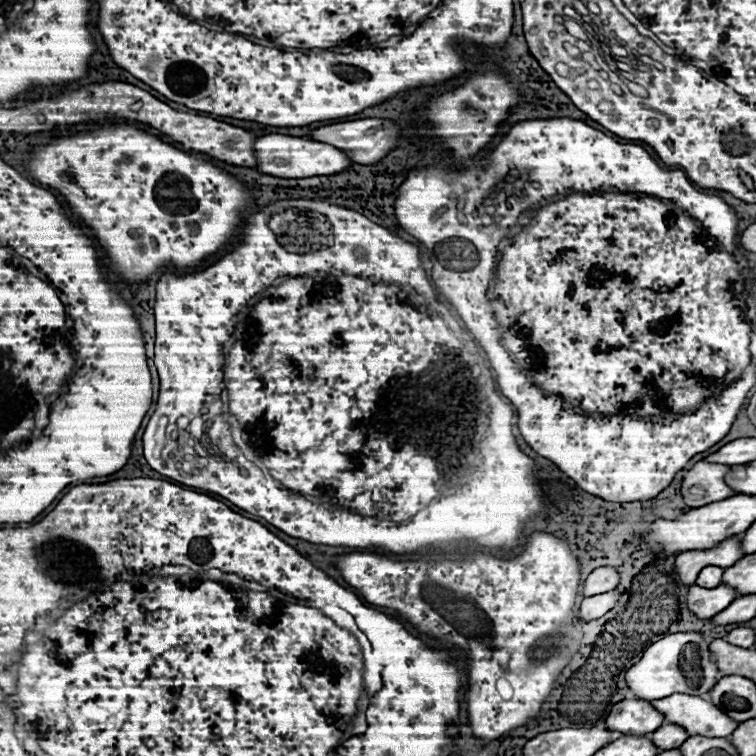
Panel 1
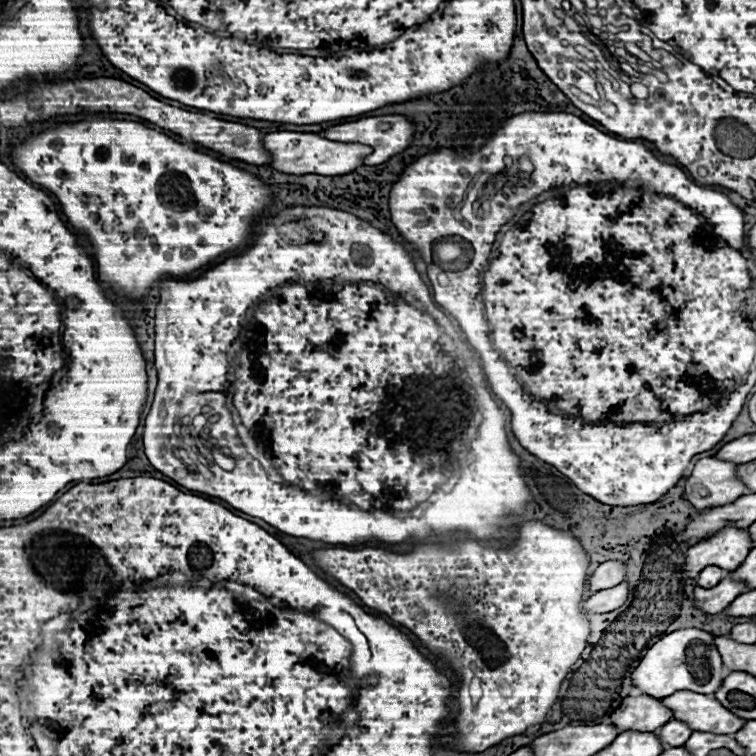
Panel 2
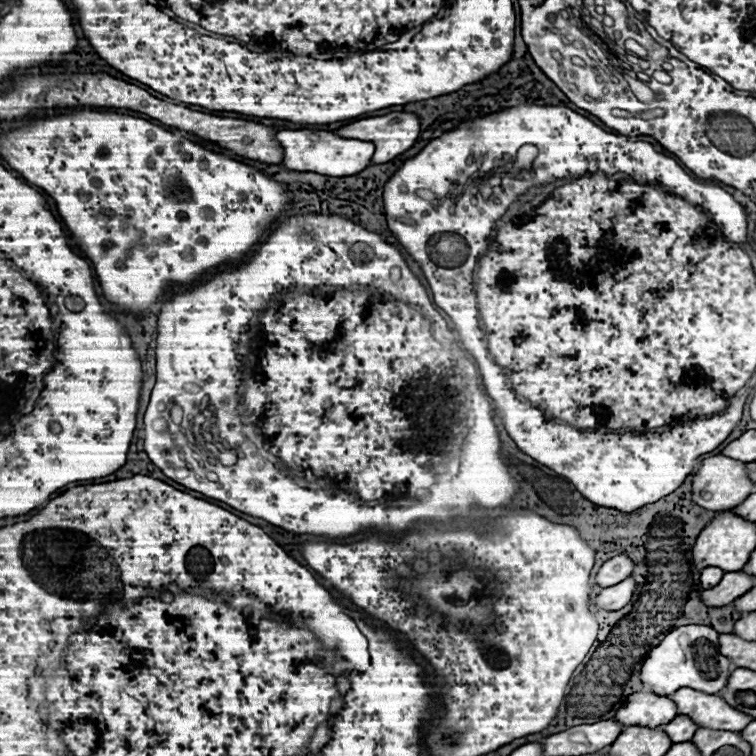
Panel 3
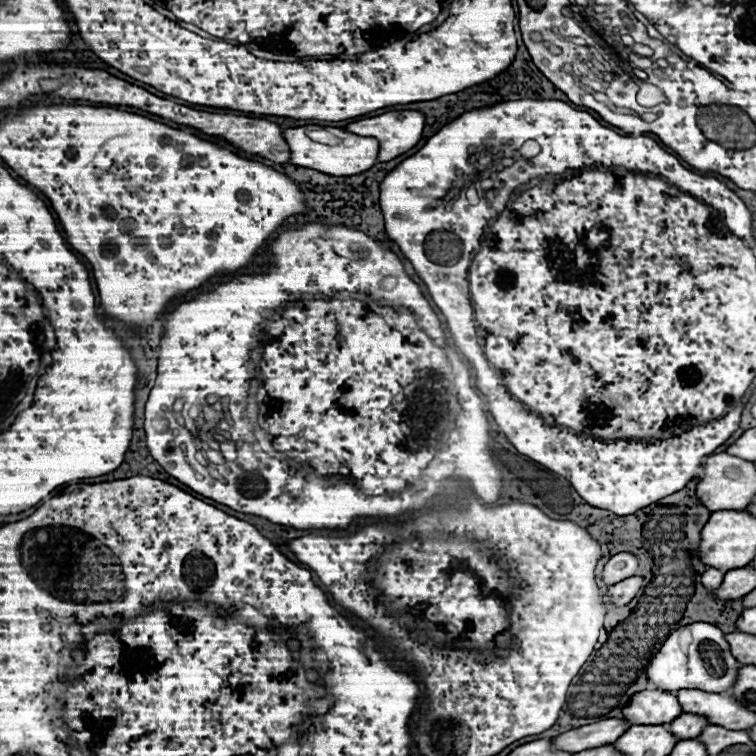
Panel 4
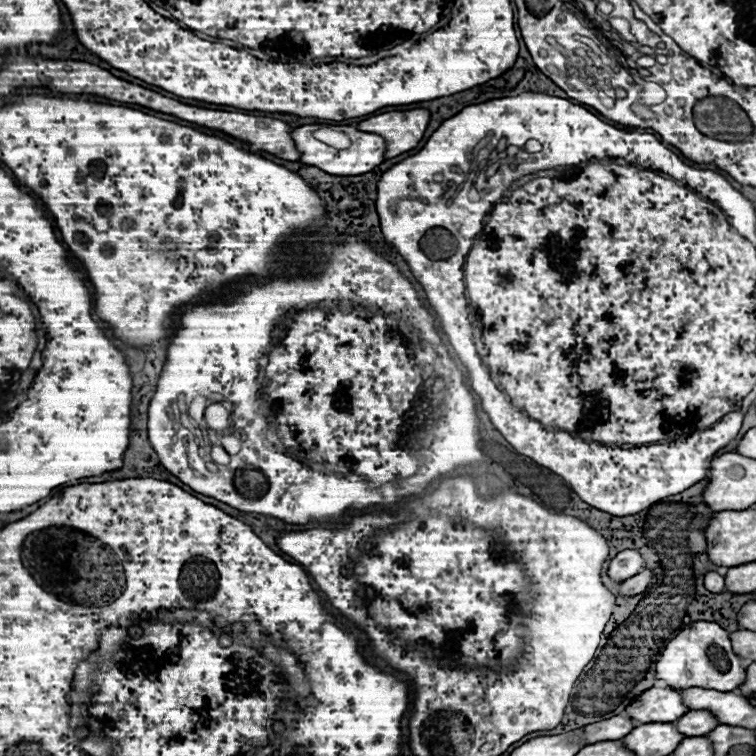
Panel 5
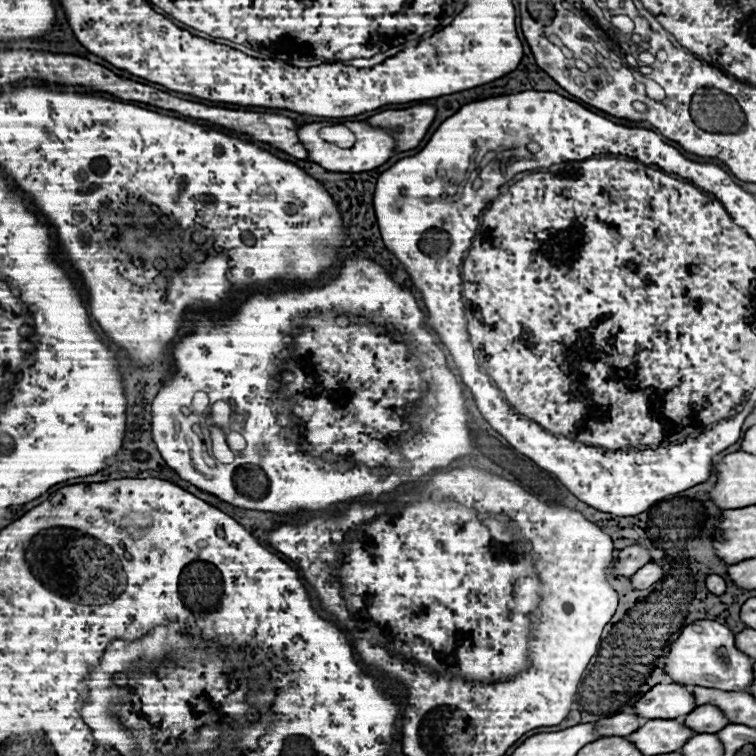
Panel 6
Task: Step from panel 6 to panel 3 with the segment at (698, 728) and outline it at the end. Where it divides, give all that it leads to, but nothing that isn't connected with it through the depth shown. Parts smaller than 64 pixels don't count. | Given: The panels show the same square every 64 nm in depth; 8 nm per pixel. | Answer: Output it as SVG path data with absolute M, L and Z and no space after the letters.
M676 716L672 722L668 722L668 724L664 726L664 732L666 732L668 738L672 740L672 744L680 744L680 742L688 742L688 740L694 736L696 728L698 728L698 726L696 726L690 718L686 718L686 716Z

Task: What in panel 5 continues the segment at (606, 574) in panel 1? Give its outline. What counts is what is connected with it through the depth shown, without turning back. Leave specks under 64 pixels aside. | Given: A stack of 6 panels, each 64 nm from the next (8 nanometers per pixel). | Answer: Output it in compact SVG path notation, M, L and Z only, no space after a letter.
M622 550L620 554L616 554L610 560L608 576L614 582L622 582L622 580L632 578L634 574L638 574L642 566L644 566L644 560L642 560L640 552L636 552L636 550Z

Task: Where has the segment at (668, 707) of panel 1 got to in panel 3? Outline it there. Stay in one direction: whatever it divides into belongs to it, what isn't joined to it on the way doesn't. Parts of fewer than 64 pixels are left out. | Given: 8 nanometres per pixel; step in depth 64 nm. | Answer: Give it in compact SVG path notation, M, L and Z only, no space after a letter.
M680 688L670 694L670 700L676 704L678 716L688 716L698 728L740 732L746 728L746 724L752 722L752 718L748 718L746 714L738 714L738 710L726 706L726 702L722 702L722 698L716 694Z

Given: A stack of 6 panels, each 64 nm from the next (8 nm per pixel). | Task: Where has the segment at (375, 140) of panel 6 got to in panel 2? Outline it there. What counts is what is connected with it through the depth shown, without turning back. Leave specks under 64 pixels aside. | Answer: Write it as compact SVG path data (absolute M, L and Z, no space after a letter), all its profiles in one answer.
M272 132L264 136L264 148L270 154L268 166L276 172L284 174L322 174L322 176L338 176L338 174L350 174L350 170L356 170L362 166L362 158L370 154L370 146L362 144L340 144L330 142L322 138L320 134L302 134L302 132Z

